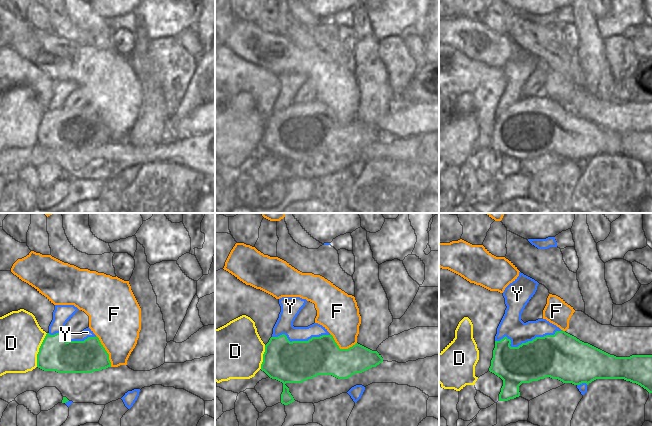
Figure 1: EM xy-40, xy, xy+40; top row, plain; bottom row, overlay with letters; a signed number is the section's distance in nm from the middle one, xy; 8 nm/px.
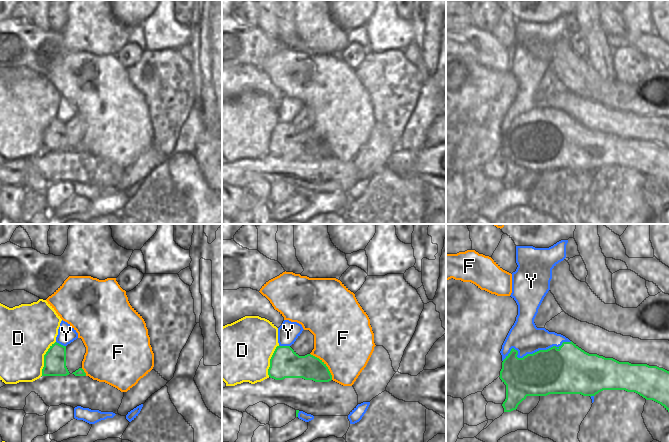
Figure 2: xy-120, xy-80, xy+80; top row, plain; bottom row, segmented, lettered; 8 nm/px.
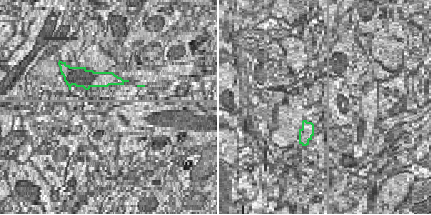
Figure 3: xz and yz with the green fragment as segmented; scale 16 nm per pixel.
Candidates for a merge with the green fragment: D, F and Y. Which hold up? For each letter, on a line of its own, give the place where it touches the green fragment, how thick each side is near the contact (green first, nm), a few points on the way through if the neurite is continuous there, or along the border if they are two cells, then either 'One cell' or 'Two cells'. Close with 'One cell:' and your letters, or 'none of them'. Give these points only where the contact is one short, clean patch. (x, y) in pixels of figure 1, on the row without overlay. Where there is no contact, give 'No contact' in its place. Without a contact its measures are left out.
D: Touches green at xy-40 (39, 126). Thickness 280 nm (green) against 340 nm. Two cells
F: Touches green at xy (341, 125). Thickness 300 nm (green) against 300 nm. Two cells
Y: Touches green at xy+40 (526, 118). Thickness 340 nm (green) against 190 nm. Two cells
One cell: none of them.

